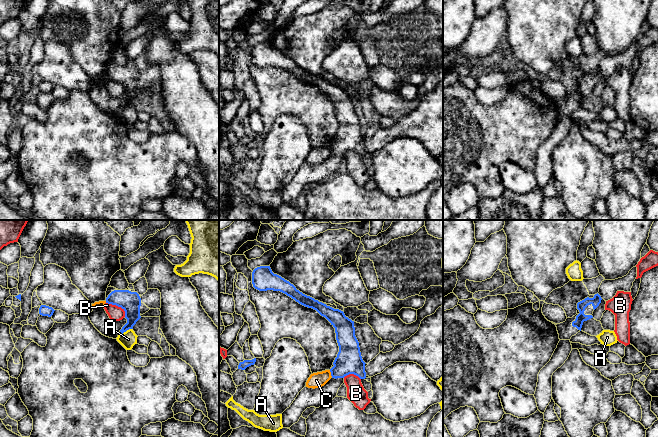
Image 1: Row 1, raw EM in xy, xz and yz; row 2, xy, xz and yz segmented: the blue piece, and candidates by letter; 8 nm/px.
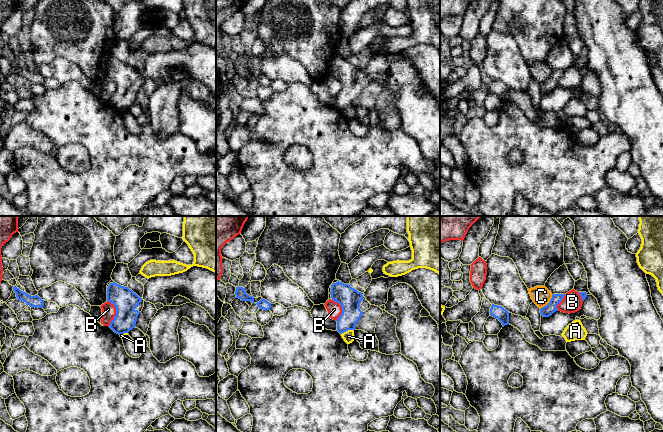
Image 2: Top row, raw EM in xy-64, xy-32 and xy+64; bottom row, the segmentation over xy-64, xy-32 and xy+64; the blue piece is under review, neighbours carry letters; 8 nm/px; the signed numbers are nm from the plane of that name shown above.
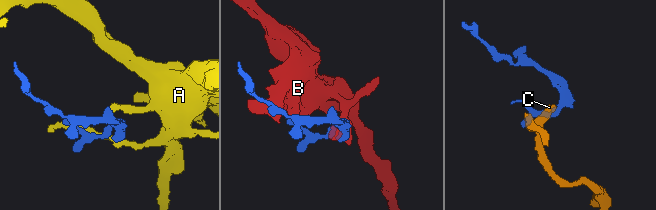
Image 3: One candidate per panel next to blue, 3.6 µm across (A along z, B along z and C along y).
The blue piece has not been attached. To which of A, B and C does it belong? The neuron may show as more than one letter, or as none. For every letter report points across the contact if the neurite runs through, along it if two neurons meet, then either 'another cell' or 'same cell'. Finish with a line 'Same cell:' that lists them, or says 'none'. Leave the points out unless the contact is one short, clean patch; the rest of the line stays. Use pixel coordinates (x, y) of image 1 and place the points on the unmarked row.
A: another cell
B: border along xy (106, 78), (119, 82), (124, 87), (125, 92); another cell
C: border along xz (329, 146), (332, 152); another cell
Same cell: none

